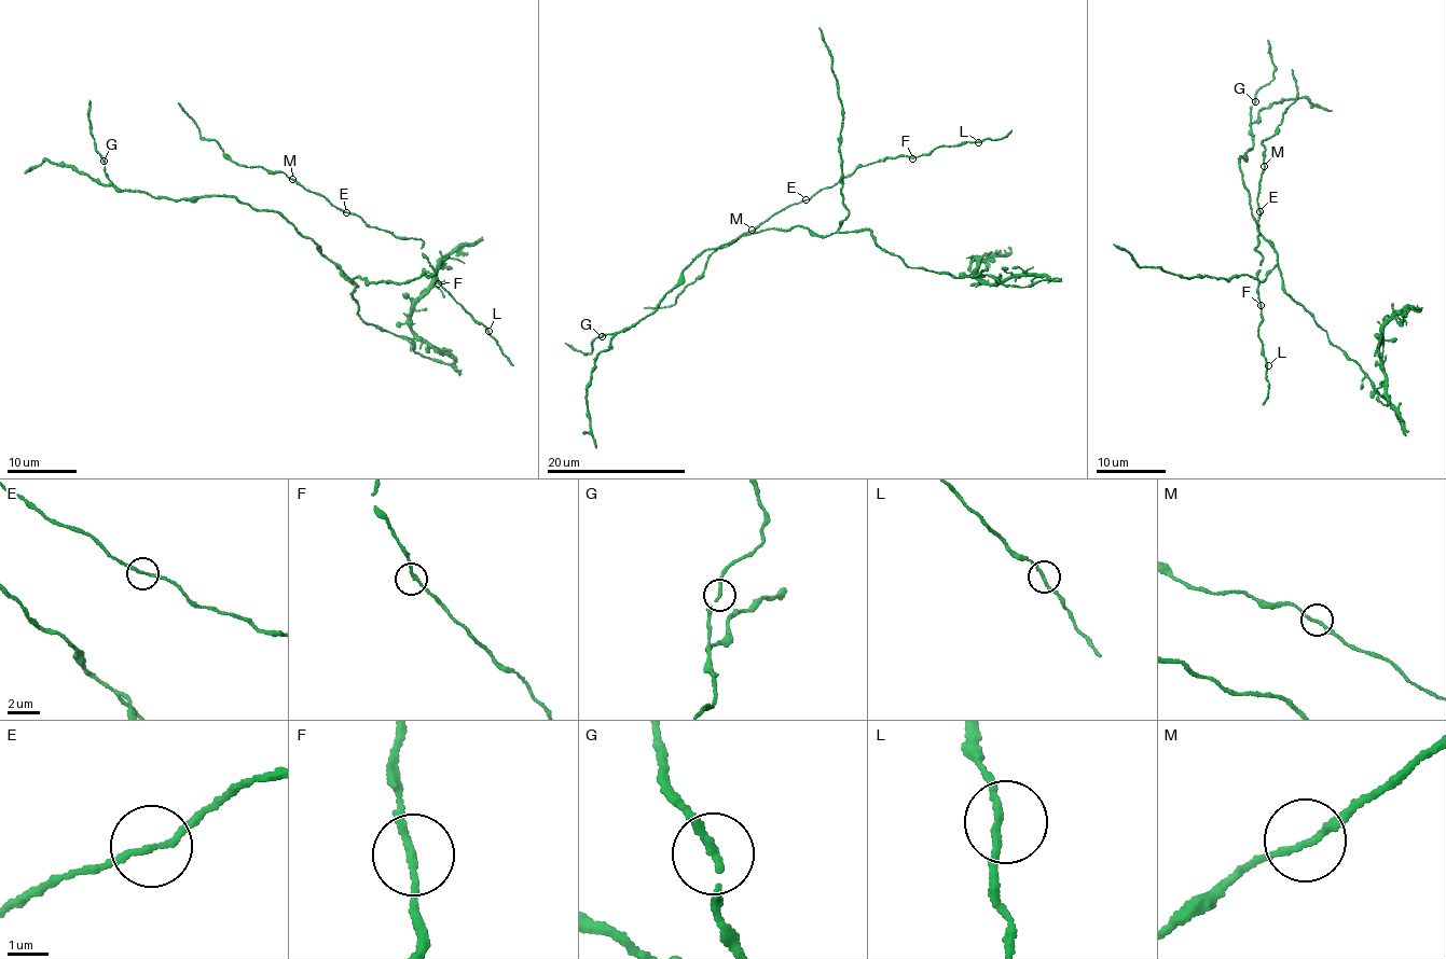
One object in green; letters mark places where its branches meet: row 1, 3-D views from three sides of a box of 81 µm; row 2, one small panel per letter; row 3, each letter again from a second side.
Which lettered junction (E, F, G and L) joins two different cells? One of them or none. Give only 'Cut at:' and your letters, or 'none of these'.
Cut at: none of these

